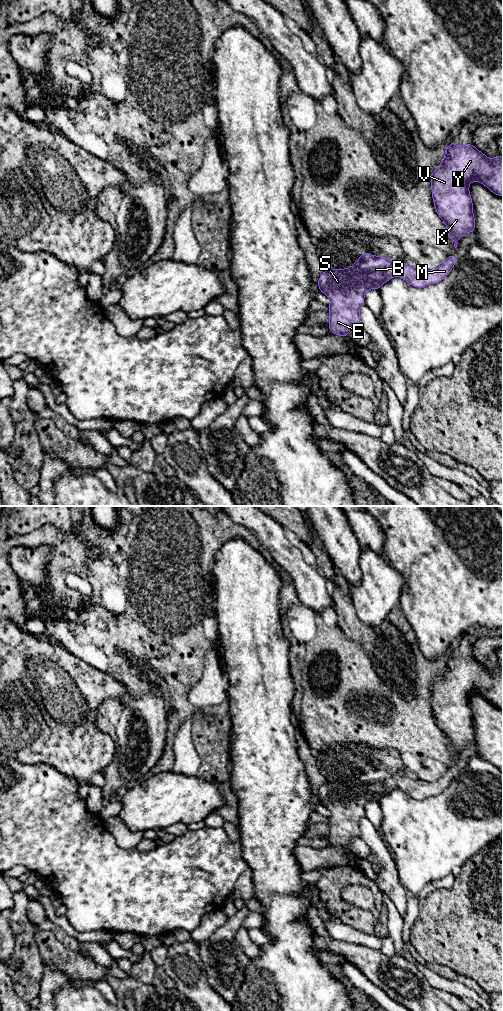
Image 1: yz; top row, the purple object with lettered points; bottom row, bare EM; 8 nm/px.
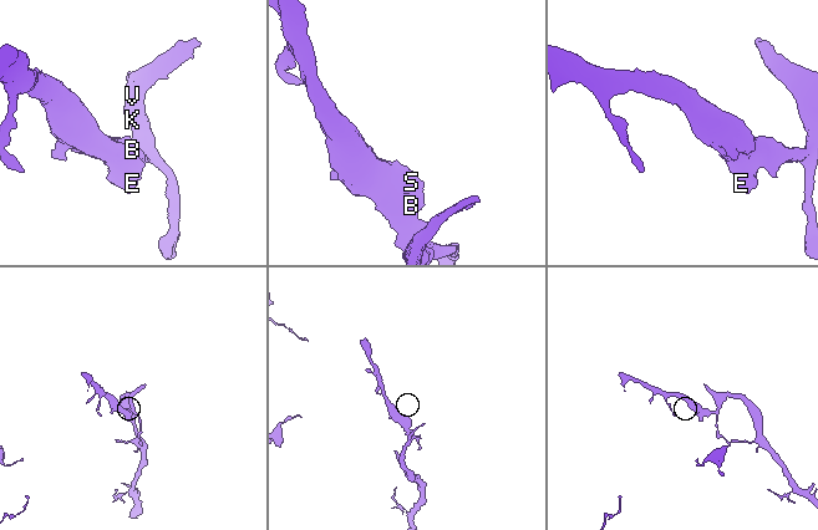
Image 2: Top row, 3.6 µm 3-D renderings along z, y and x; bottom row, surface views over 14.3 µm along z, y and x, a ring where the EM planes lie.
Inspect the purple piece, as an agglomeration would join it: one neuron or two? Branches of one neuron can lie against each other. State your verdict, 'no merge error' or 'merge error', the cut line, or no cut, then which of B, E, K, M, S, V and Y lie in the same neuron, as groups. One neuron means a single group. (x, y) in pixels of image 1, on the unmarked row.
no merge error; cut none; groups B E K M S V Y

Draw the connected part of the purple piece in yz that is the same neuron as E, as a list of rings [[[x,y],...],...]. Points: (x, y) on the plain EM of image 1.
[[[362,764],[355,776],[346,781],[326,781],[318,791],[318,800],[330,811],[330,845],[347,850],[355,837],[360,837],[360,820],[369,801],[379,802],[395,788],[416,800],[442,793],[453,781],[456,768],[451,766],[435,782],[426,782]]]

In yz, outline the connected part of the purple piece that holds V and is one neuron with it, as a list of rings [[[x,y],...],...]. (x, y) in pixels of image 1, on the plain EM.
[[[472,655],[465,657],[449,657],[439,679],[431,685],[432,711],[437,727],[447,739],[448,749],[457,759],[458,752],[465,746],[475,744],[473,714],[469,704],[469,696],[479,693],[497,708],[503,708],[503,670],[497,666],[489,671]]]

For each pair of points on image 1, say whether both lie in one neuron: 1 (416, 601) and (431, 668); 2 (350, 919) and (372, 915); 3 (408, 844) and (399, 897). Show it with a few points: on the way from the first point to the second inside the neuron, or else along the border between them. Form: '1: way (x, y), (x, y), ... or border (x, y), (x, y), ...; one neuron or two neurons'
1: border (416, 642), (419, 649), (427, 657), (438, 659); two neurons
2: way (355, 918), (367, 918); one neuron
3: border (393, 862), (399, 883), (408, 892); two neurons

